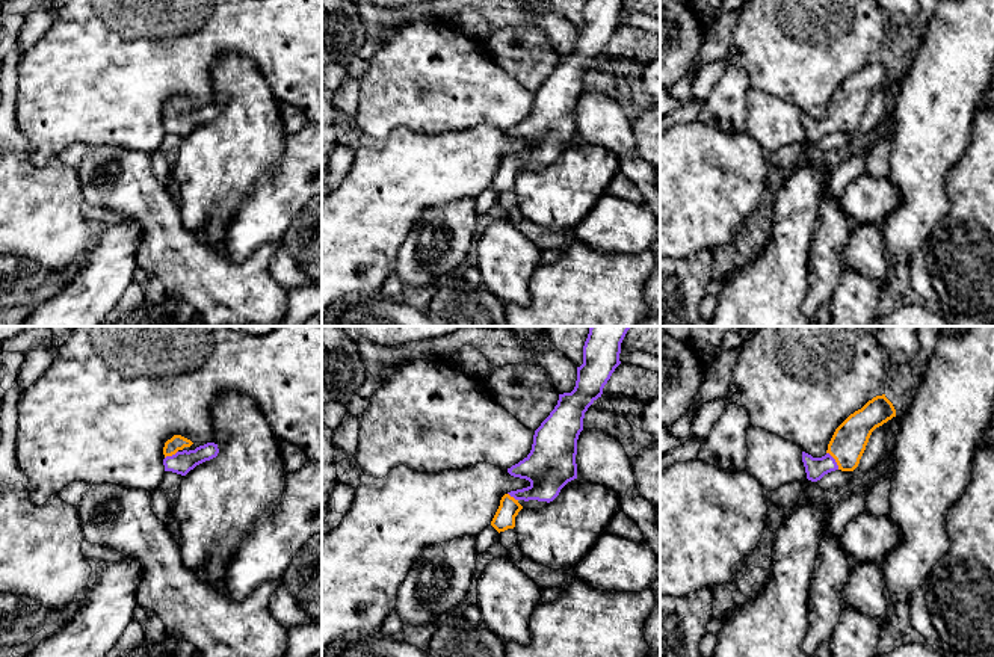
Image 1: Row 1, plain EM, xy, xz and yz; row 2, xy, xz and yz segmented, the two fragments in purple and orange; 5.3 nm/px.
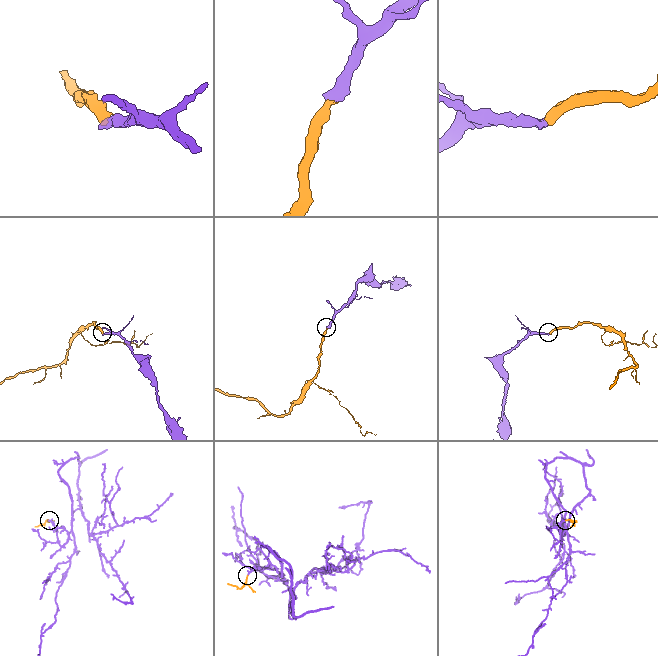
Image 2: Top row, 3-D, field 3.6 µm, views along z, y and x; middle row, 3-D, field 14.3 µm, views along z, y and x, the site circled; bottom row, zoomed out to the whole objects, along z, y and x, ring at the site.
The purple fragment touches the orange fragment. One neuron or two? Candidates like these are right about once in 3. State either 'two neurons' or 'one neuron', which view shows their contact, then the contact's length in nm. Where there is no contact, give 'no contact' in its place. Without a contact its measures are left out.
one neuron; meets purple in yz; contact 120 nm long

